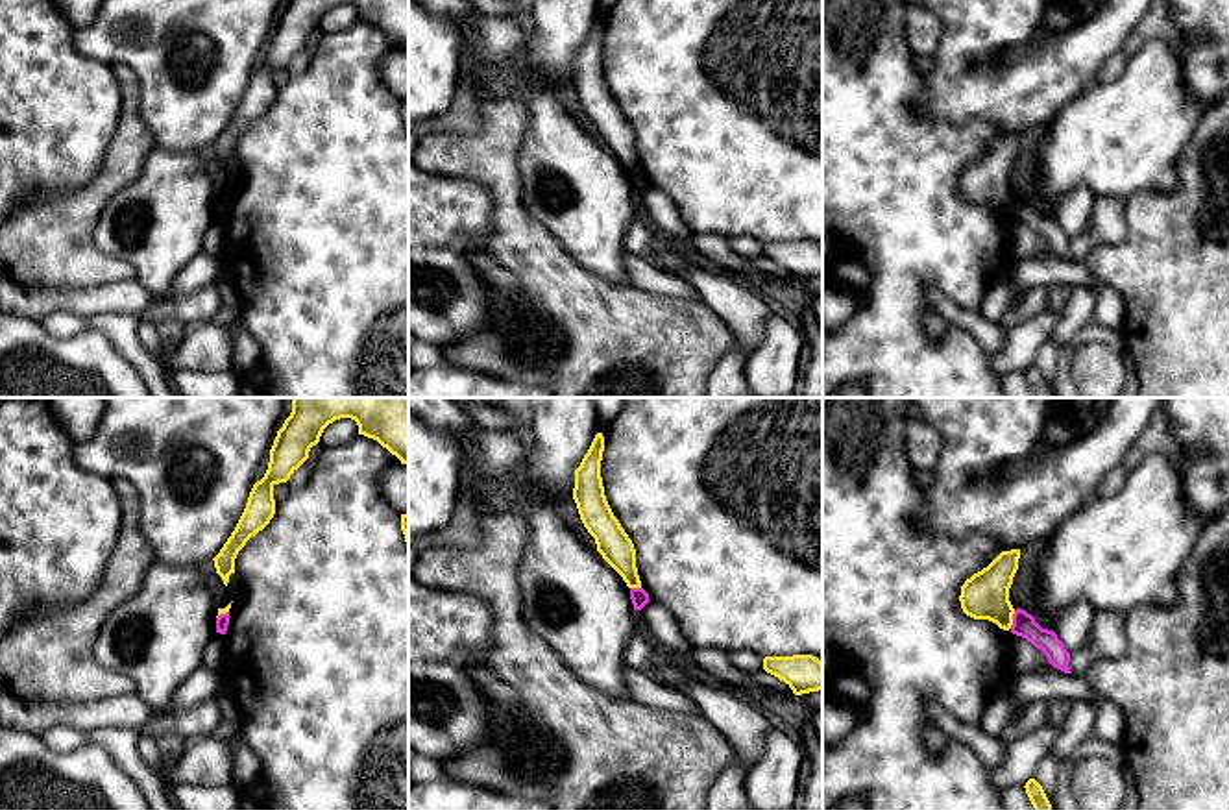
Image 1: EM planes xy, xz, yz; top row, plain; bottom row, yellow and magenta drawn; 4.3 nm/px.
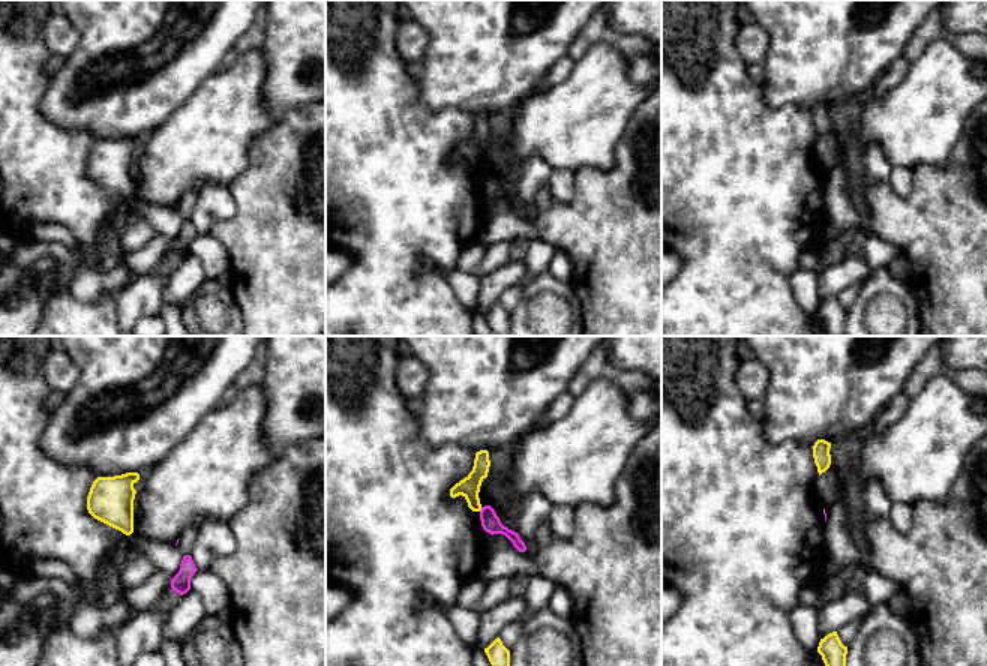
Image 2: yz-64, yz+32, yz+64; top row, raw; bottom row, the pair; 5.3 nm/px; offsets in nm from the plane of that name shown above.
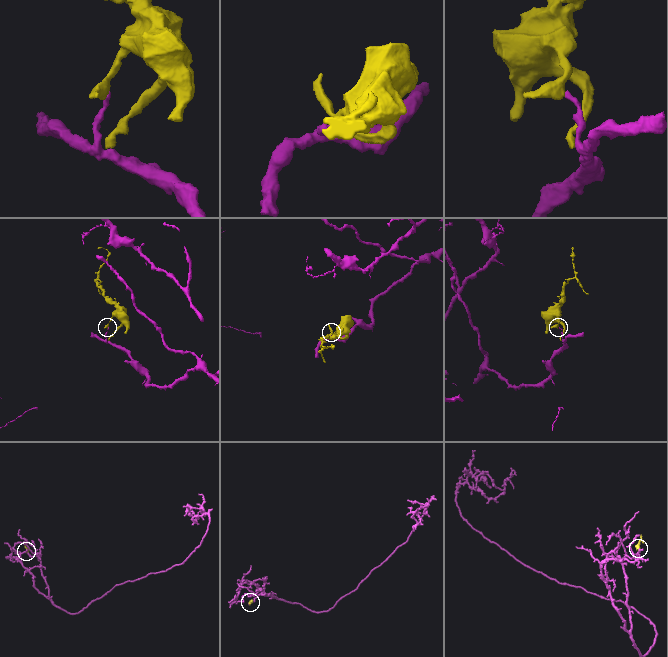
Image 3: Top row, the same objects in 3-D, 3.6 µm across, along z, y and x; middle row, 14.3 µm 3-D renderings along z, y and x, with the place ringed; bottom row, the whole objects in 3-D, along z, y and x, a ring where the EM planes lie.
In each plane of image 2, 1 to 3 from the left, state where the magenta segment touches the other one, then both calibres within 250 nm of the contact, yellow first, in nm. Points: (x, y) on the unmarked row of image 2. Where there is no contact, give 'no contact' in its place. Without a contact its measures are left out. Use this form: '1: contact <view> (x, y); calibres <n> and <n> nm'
1: no contact
2: contact yz+32 (480, 173); calibres 110 and 100 nm
3: no contact

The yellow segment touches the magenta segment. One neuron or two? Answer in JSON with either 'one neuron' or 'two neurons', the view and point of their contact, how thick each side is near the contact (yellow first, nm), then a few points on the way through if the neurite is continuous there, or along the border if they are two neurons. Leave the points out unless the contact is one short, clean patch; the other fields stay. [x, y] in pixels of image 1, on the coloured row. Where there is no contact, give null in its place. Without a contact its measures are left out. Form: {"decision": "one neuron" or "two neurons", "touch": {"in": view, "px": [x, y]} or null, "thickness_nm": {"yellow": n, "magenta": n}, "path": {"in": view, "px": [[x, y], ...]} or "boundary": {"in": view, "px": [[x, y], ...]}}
{"decision": "two neurons", "touch": {"in": "yz", "px": [1011, 620]}, "thickness_nm": {"yellow": 200, "magenta": 100}, "boundary": {"in": "yz", "px": [[1015, 611], [1009, 627]]}}

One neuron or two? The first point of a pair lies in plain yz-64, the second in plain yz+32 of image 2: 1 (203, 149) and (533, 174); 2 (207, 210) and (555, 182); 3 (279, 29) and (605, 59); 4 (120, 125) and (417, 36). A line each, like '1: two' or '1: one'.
1: two
2: one
3: two
4: two

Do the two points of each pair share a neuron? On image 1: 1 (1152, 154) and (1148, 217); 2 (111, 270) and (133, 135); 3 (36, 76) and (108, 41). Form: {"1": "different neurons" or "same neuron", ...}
{"1": "different neurons", "2": "same neuron", "3": "different neurons"}

